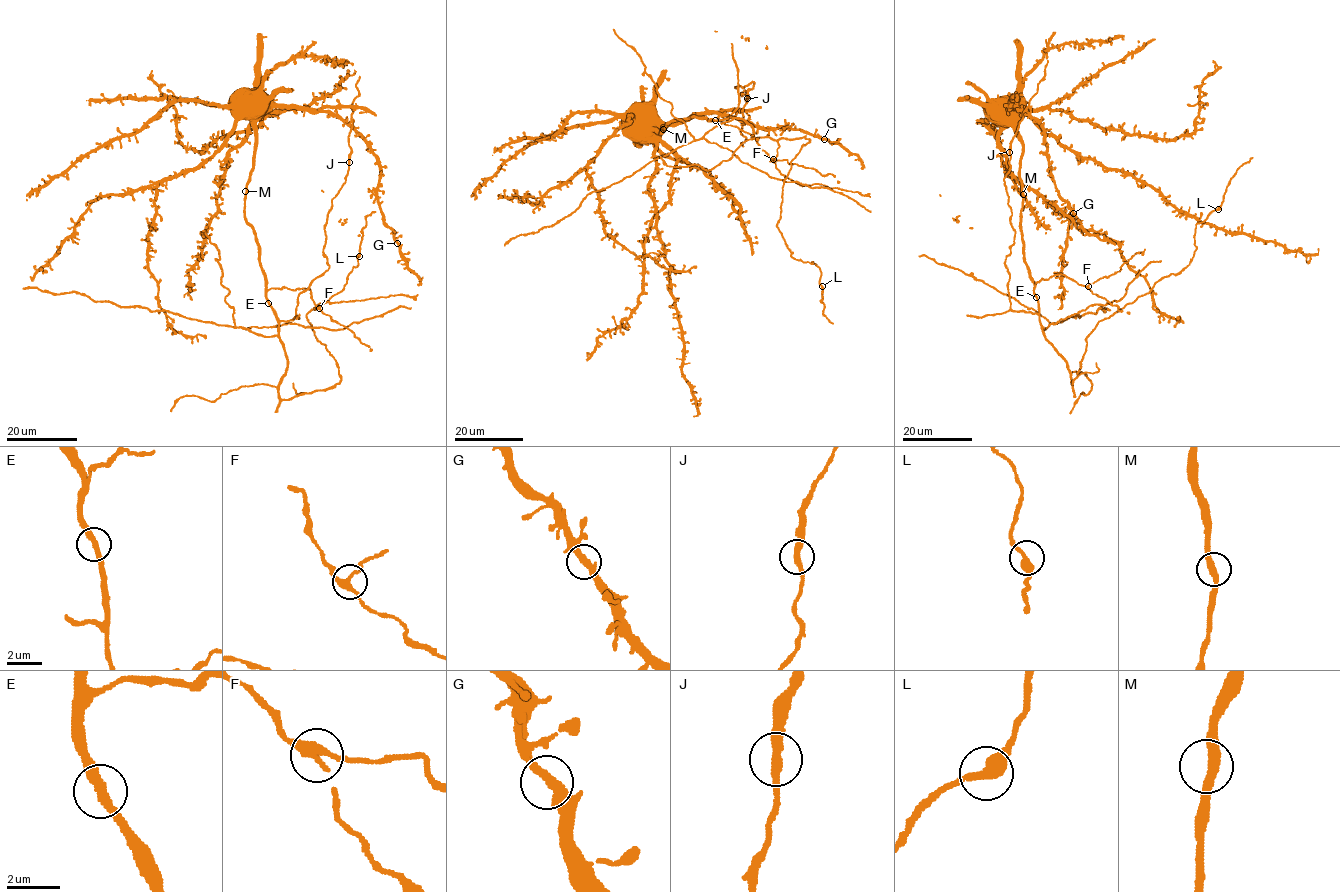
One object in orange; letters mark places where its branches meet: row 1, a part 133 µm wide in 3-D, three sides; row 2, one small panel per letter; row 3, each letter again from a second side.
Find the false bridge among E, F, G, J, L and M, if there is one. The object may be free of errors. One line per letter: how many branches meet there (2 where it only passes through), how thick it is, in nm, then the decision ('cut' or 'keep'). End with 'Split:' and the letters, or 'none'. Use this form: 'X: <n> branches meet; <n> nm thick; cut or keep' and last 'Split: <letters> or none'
E: 2 branches meet; 320 nm thick; keep
F: 2 branches meet; 340 nm thick; keep
G: 2 branches meet; 340 nm thick; keep
J: 2 branches meet; 320 nm thick; keep
L: 2 branches meet; 400 nm thick; keep
M: 2 branches meet; 360 nm thick; keep
Split: none

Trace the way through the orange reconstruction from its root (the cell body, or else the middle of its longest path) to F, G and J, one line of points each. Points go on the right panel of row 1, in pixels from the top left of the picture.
F: (1012, 108), (1017, 137), (1022, 145), (1020, 224), (1023, 260), (1030, 278), (1035, 285), (1061, 274), (1088, 286)
G: (1012, 108), (1007, 121), (1013, 105), (1027, 112), (1042, 128), (1050, 176), (1058, 196), (1073, 213)
J: (1012, 108), (1007, 121), (1014, 107), (1012, 105), (1026, 112), (1009, 152)

